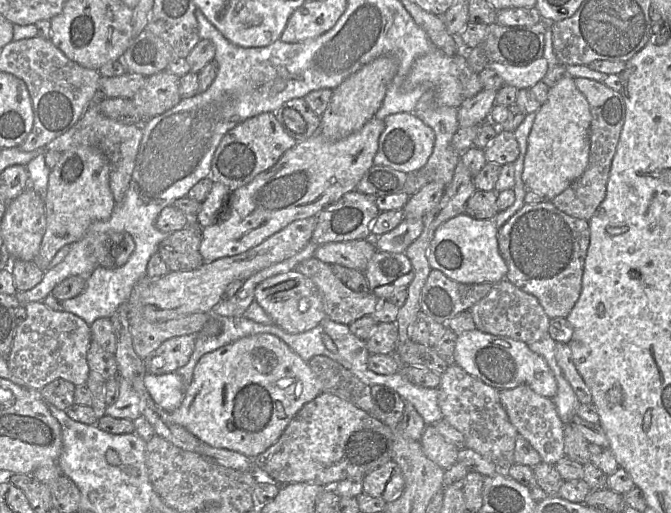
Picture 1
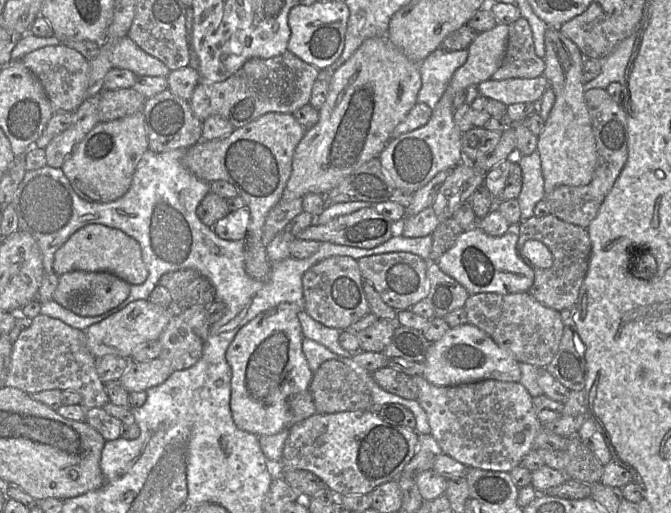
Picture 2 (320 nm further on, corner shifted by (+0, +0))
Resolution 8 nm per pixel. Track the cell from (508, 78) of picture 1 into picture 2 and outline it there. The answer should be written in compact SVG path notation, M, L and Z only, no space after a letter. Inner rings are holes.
M542 75L531 79L489 79L478 84L477 88L480 95L509 106L516 103L538 103L547 86L548 80Z

